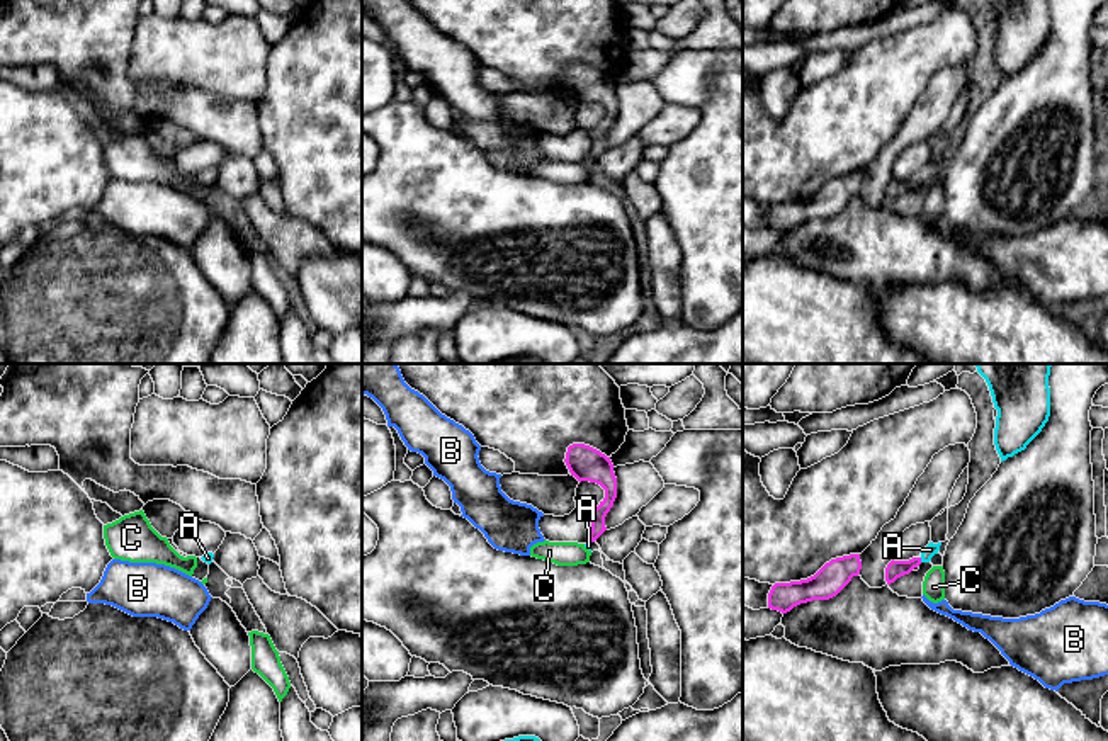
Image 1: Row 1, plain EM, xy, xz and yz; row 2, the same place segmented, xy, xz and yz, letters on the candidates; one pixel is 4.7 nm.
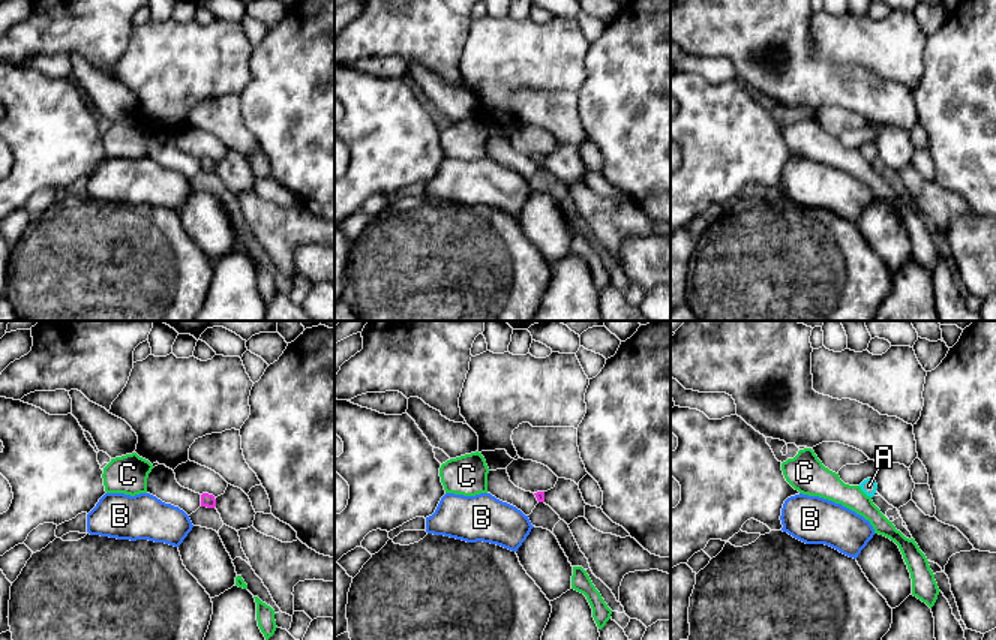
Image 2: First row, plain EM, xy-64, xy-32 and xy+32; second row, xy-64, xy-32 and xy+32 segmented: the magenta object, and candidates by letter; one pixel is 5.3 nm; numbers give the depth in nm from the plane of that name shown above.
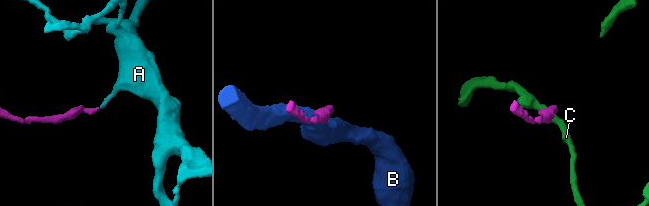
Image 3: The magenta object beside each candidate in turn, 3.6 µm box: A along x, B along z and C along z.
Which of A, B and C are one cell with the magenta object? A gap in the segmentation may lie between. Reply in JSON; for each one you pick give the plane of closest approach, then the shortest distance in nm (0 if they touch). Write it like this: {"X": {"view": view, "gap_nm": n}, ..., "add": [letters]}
{"A": {"view": "yz", "gap_nm": 0}, "add": ["A"]}

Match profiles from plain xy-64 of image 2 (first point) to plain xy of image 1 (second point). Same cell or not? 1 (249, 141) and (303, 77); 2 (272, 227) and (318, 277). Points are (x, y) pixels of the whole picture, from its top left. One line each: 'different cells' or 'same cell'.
1: different cells
2: different cells

